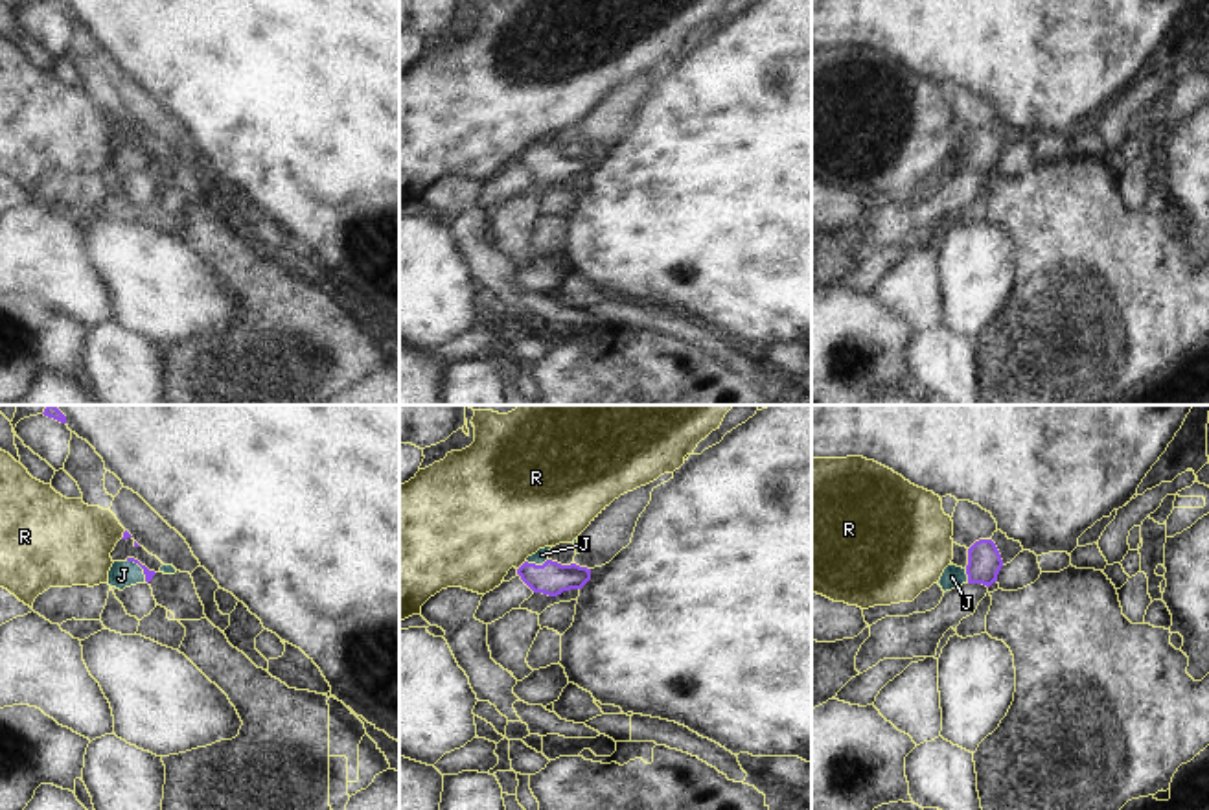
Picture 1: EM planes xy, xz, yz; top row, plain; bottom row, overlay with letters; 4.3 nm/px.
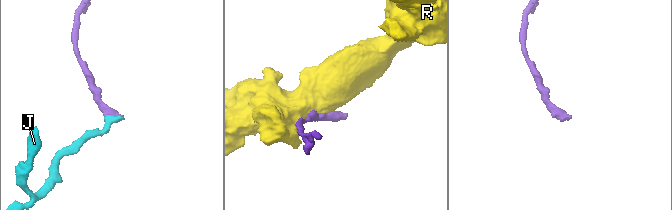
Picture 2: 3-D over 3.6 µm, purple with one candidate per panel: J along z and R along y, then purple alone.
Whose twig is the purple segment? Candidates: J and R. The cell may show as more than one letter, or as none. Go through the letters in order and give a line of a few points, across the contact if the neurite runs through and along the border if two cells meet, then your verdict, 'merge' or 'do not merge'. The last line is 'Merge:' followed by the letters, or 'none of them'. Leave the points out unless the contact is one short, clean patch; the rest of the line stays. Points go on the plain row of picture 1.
J: xz (551, 166), (534, 151), (541, 142) | merge
R: xz (525, 148), (518, 157) | do not merge
Merge: J

